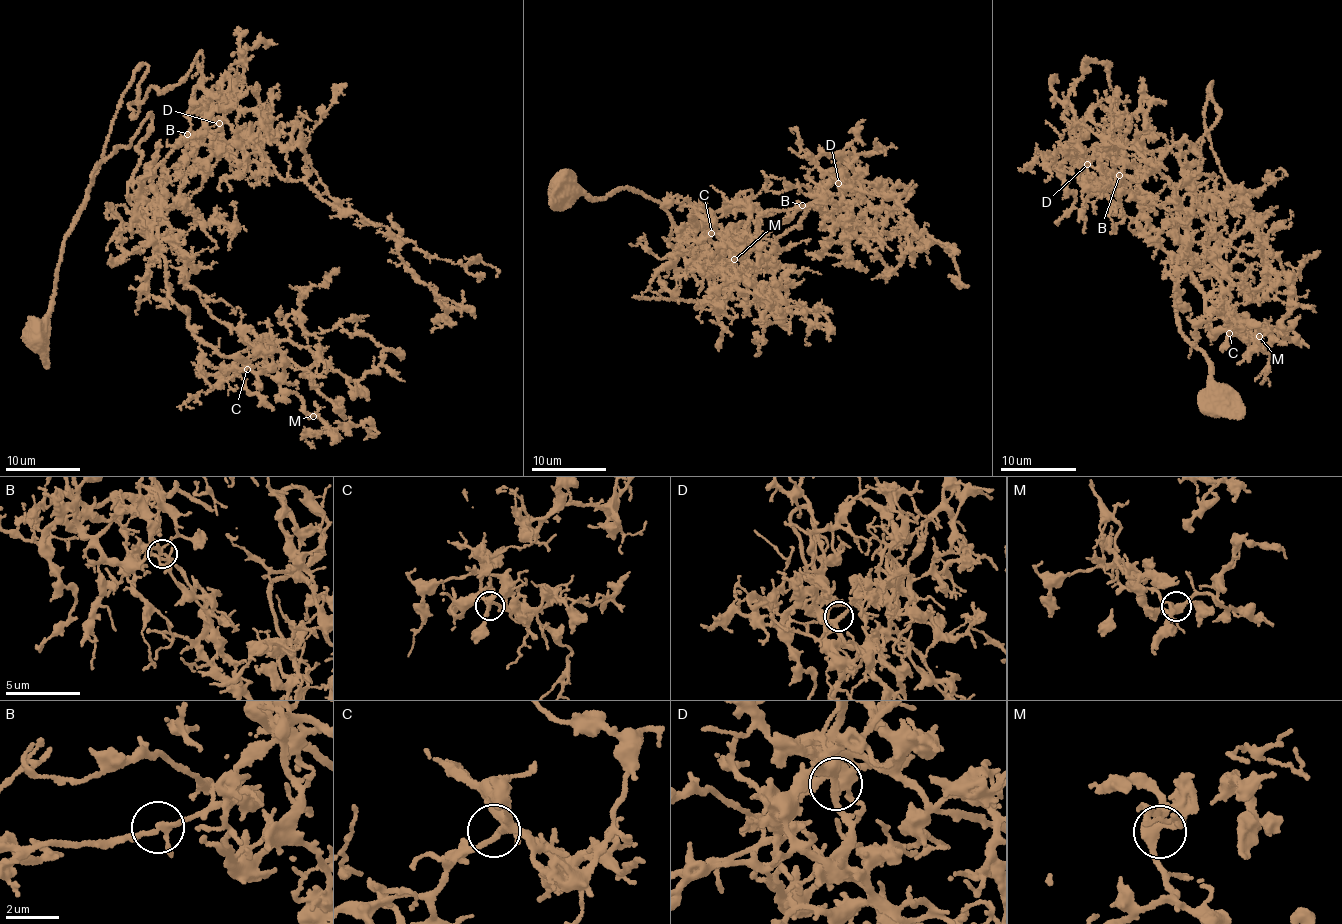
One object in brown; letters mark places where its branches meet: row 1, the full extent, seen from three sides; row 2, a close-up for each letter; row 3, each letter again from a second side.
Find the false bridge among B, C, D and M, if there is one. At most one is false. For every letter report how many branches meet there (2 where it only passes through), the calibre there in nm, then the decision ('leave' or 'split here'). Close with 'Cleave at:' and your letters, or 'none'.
B: branches 3; calibre 180 nm; split here
C: branches 3; calibre 240 nm; leave
D: branches 3; calibre 240 nm; leave
M: branches 3; calibre 320 nm; leave
Cleave at: B

